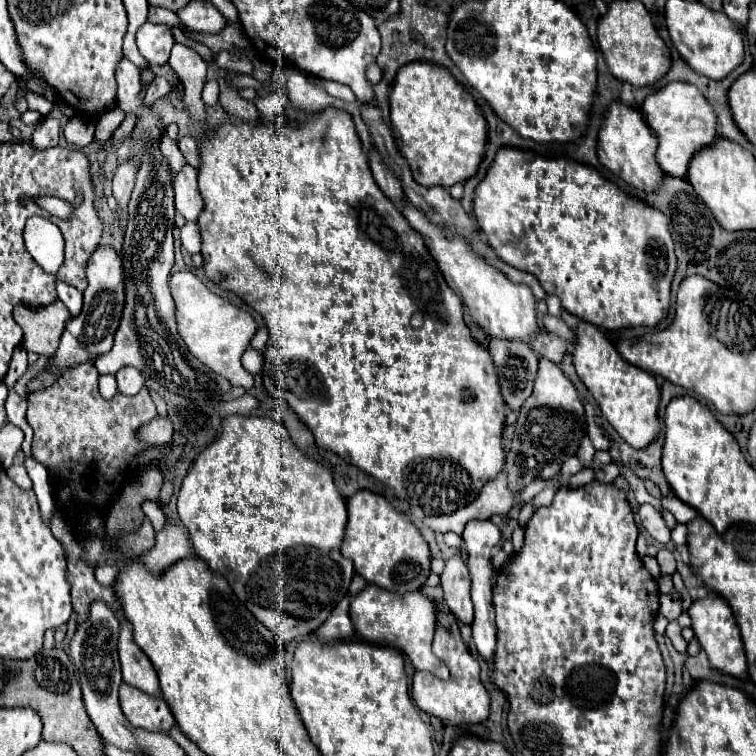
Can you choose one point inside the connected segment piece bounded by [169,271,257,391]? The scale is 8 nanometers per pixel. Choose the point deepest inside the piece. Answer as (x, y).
(215, 331)

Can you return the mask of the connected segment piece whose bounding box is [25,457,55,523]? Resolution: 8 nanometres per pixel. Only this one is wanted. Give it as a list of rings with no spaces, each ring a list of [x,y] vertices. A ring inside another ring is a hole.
[[[25,457],[25,469],[27,469],[27,475],[33,483],[33,491],[37,495],[41,515],[49,523],[53,517],[53,509],[55,509],[55,497],[53,497],[53,489],[49,485],[49,473],[41,463],[37,463],[31,457]]]

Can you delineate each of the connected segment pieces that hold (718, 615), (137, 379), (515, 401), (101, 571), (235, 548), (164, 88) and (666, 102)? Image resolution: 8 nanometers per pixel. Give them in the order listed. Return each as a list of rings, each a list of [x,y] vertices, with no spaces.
[[[703,597],[703,599],[697,599],[693,601],[693,605],[689,607],[689,617],[691,617],[691,627],[695,631],[695,637],[701,645],[701,649],[707,653],[709,657],[709,663],[727,673],[727,675],[733,675],[733,677],[741,677],[745,679],[747,677],[747,661],[745,661],[745,649],[743,649],[743,641],[741,641],[741,633],[739,633],[739,627],[735,623],[735,617],[733,617],[733,611],[731,607],[721,599],[721,597]]]
[[[123,367],[117,371],[117,385],[123,395],[137,395],[145,387],[147,377],[135,367]]]
[[[491,339],[489,353],[495,361],[501,393],[513,411],[525,403],[533,391],[537,375],[537,353],[521,339]]]
[[[101,565],[101,567],[97,567],[97,577],[99,577],[101,583],[115,585],[121,569],[123,569],[123,567],[119,567],[119,565]]]
[[[243,415],[225,417],[221,435],[215,439],[215,443],[211,443],[197,455],[191,471],[185,475],[183,487],[177,497],[177,509],[179,509],[181,521],[185,523],[185,527],[189,531],[189,539],[191,539],[191,545],[193,545],[197,557],[201,557],[209,565],[211,571],[221,573],[227,579],[227,583],[231,585],[231,589],[235,591],[239,601],[243,601],[243,605],[253,613],[253,617],[257,621],[261,621],[273,633],[273,637],[277,641],[281,641],[281,643],[293,641],[295,637],[313,633],[315,629],[319,629],[325,623],[325,619],[331,615],[335,605],[347,595],[355,569],[353,569],[351,559],[347,559],[339,553],[339,547],[341,547],[341,541],[345,535],[345,525],[347,525],[345,499],[333,483],[333,473],[329,469],[317,465],[315,461],[311,461],[307,455],[303,455],[297,449],[297,445],[293,443],[293,439],[289,437],[289,431],[279,421],[269,419],[269,417],[243,417]]]
[[[155,77],[155,79],[151,81],[147,93],[145,93],[145,103],[147,103],[147,105],[153,105],[159,97],[171,93],[171,89],[173,89],[173,87],[171,87],[171,83],[169,83],[165,77]]]
[[[669,83],[667,87],[651,93],[641,105],[641,115],[647,121],[651,133],[657,137],[657,163],[671,177],[687,177],[687,167],[693,155],[715,143],[717,135],[717,115],[707,103],[703,93],[689,83]]]

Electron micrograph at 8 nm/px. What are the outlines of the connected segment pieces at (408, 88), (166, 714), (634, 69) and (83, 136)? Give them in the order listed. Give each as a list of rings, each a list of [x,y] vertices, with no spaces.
[[[407,63],[407,67],[399,69],[399,75],[391,89],[391,127],[393,135],[399,141],[399,149],[403,157],[409,161],[411,171],[415,175],[415,181],[425,187],[441,185],[445,189],[453,187],[455,183],[465,183],[471,179],[479,163],[485,155],[485,143],[487,143],[487,121],[469,95],[469,91],[455,81],[449,69],[435,65],[435,63]]]
[[[127,683],[119,689],[121,709],[133,727],[143,727],[151,731],[169,731],[175,725],[169,705],[161,697],[147,695]]]
[[[613,1],[597,23],[597,43],[613,77],[633,87],[657,83],[671,67],[671,53],[641,1]]]
[[[73,117],[65,125],[65,137],[69,143],[73,143],[80,148],[85,147],[93,142],[95,137],[95,125],[89,119]]]

